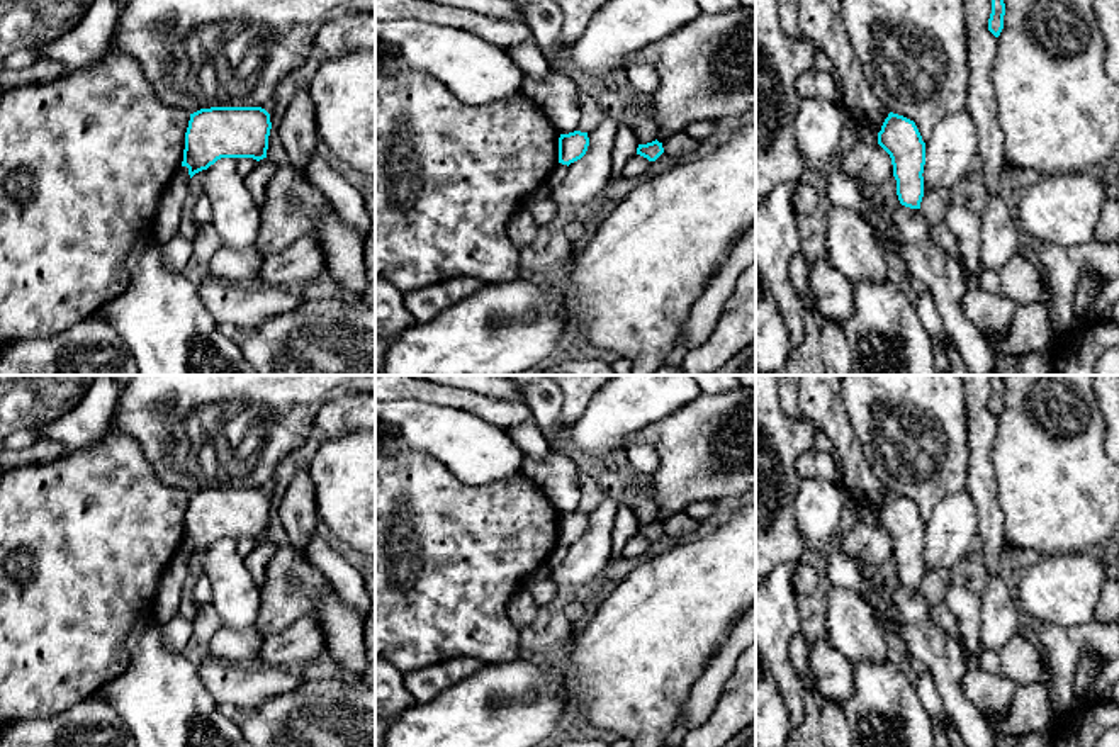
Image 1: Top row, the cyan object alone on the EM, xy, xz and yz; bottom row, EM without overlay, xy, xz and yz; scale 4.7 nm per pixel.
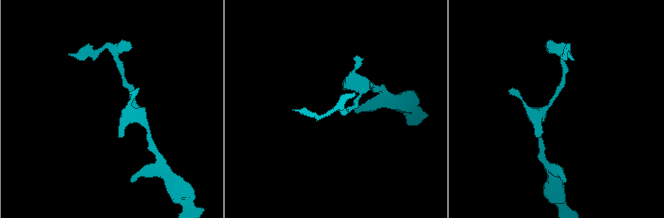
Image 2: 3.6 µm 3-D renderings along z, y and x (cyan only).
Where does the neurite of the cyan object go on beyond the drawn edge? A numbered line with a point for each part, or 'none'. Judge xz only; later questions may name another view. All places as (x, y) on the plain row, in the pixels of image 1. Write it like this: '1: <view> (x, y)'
none

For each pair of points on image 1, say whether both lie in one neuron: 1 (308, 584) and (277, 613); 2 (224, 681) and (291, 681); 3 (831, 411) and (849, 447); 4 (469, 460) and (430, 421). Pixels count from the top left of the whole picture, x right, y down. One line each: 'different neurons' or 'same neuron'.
1: same neuron
2: same neuron
3: same neuron
4: same neuron

